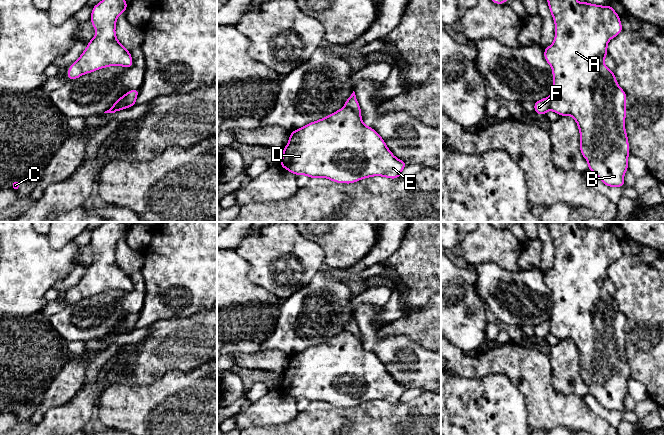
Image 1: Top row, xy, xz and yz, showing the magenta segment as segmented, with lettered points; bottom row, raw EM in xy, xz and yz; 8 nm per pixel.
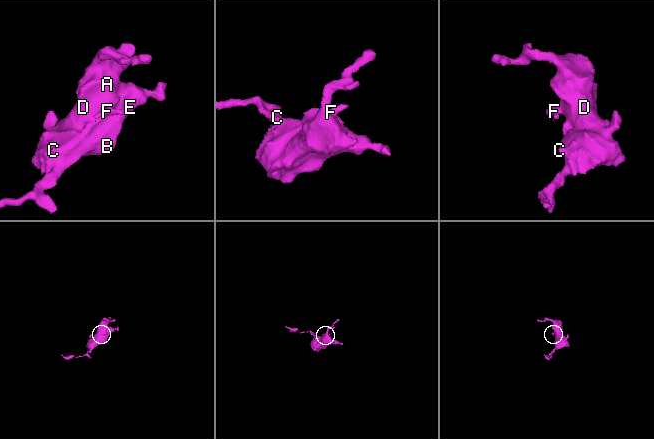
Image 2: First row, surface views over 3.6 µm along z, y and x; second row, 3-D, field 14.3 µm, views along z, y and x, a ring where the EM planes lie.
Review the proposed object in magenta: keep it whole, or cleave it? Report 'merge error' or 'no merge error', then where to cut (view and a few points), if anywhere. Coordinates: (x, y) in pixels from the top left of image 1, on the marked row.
merge error | xz (344, 106), (350, 107), (360, 115)

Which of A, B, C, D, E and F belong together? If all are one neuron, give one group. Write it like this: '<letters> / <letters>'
A B C D E / F

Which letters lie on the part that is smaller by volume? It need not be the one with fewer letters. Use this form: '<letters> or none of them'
F

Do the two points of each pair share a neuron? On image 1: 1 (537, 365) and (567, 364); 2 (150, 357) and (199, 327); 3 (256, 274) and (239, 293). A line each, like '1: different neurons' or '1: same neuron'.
1: different neurons
2: same neuron
3: different neurons

